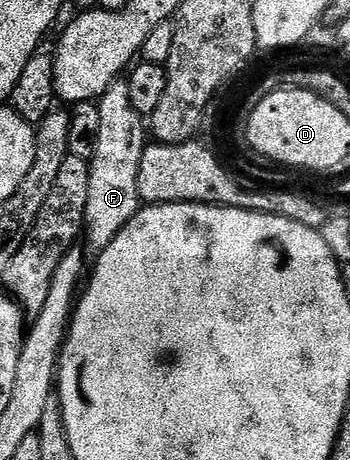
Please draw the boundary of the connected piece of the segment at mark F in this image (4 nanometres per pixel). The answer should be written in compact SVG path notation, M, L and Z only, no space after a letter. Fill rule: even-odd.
M117 80L98 100L101 123L96 151L90 159L90 196L86 196L83 237L88 237L89 251L99 252L109 246L126 228L128 221L142 208L138 192L138 168L146 145L146 122L130 104L127 81Z

